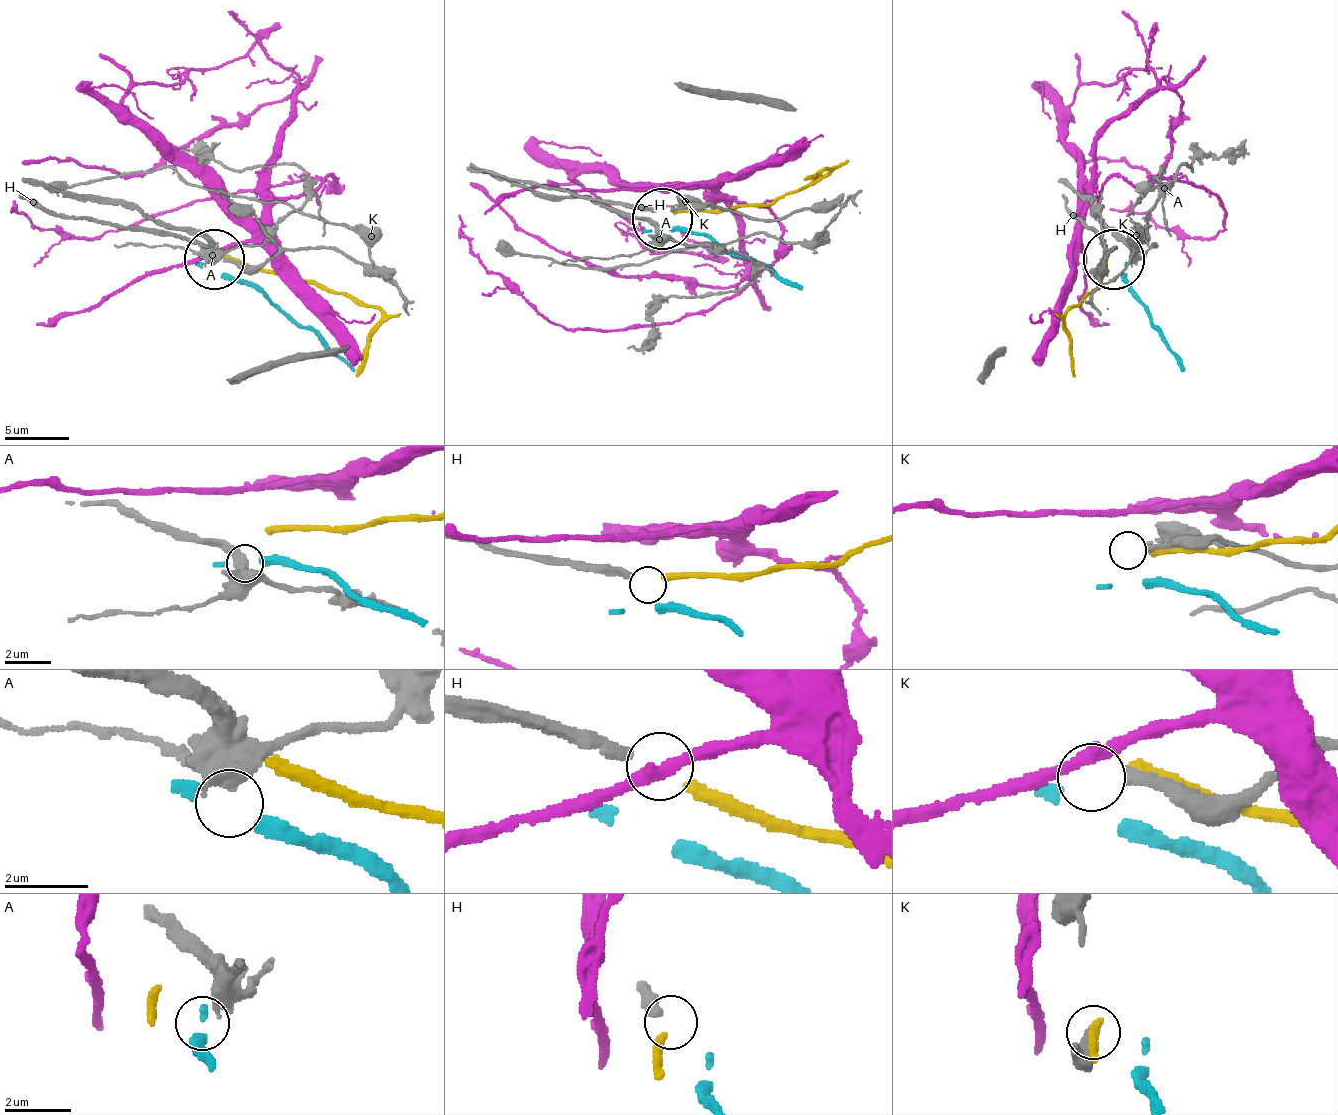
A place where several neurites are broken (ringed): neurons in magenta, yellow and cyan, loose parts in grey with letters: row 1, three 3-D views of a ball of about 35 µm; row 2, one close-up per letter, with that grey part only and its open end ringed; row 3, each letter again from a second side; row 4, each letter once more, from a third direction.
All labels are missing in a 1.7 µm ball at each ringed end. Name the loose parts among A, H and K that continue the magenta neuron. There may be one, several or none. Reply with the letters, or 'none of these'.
none of these

